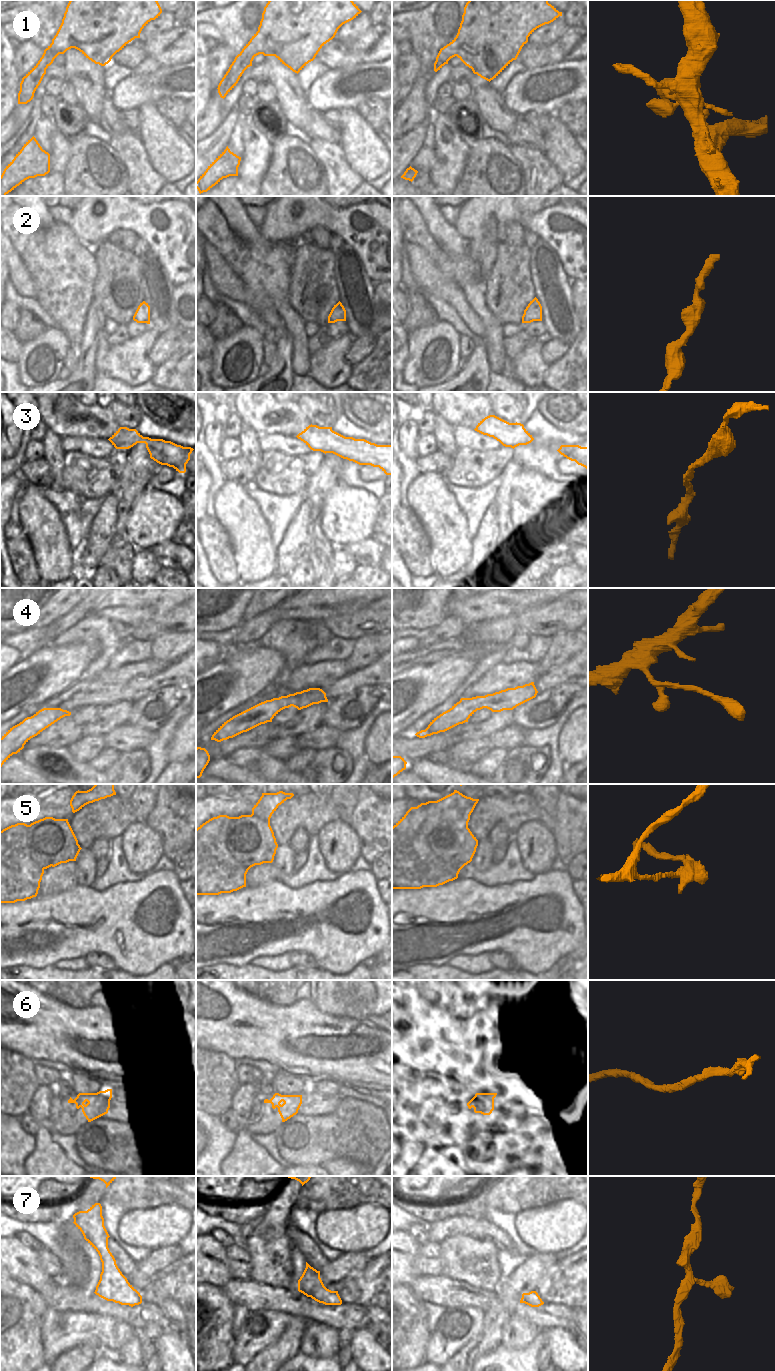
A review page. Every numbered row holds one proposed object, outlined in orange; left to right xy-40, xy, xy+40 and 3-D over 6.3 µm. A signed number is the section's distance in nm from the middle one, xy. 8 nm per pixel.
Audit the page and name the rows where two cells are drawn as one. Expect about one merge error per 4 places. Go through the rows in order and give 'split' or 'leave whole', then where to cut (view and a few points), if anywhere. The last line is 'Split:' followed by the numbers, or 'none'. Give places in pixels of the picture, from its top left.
1: leave whole; cut none
2: leave whole; cut none
3: leave whole; cut none
4: leave whole; cut none
5: split; cut xy (233, 820), (242, 824), (240, 833), (245, 840), (246, 866)
6: leave whole; cut none
7: leave whole; cut none
Split: 5

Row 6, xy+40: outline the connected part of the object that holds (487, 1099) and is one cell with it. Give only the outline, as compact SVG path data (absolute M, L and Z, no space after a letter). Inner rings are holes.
M476 1093L467 1103L469 1109L474 1108L475 1113L490 1115L494 1110L494 1098L497 1093Z

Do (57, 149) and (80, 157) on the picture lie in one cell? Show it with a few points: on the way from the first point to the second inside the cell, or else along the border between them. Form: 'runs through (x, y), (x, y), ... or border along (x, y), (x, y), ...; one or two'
border along (72, 142), (70, 157), (66, 170), (63, 173); two

